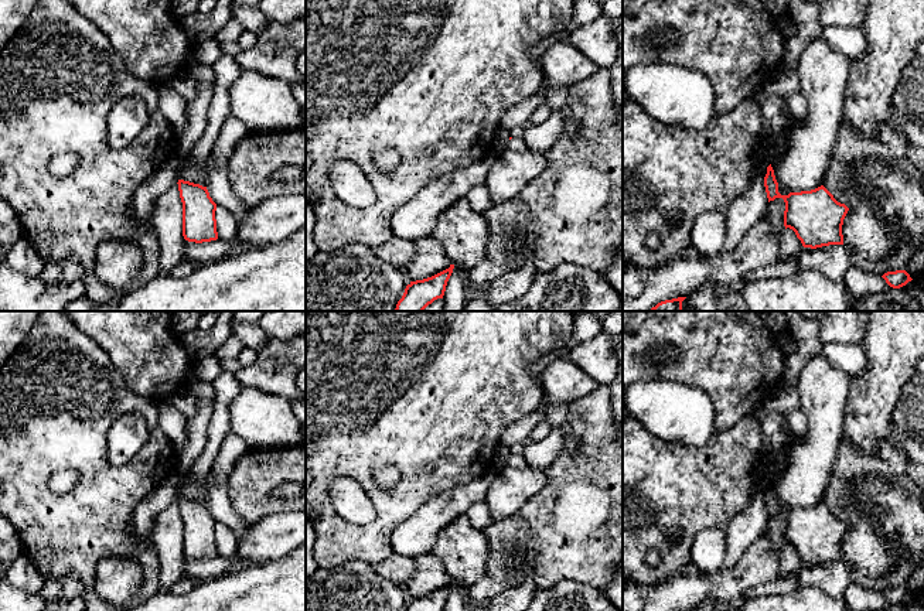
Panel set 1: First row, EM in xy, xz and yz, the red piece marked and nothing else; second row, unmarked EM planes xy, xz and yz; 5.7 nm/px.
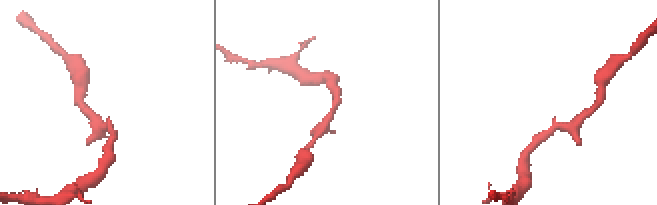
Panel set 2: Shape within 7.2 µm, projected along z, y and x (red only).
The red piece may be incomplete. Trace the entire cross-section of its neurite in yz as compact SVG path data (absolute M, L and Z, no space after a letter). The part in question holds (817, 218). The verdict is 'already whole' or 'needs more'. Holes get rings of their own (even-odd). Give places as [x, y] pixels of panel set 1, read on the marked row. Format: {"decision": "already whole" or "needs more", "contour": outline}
{"decision": "already whole", "contour": "M770 164L764 187L768 202L775 198L784 199L784 226L795 232L804 248L843 245L842 225L849 208L838 202L824 185L811 191L781 195Z"}

